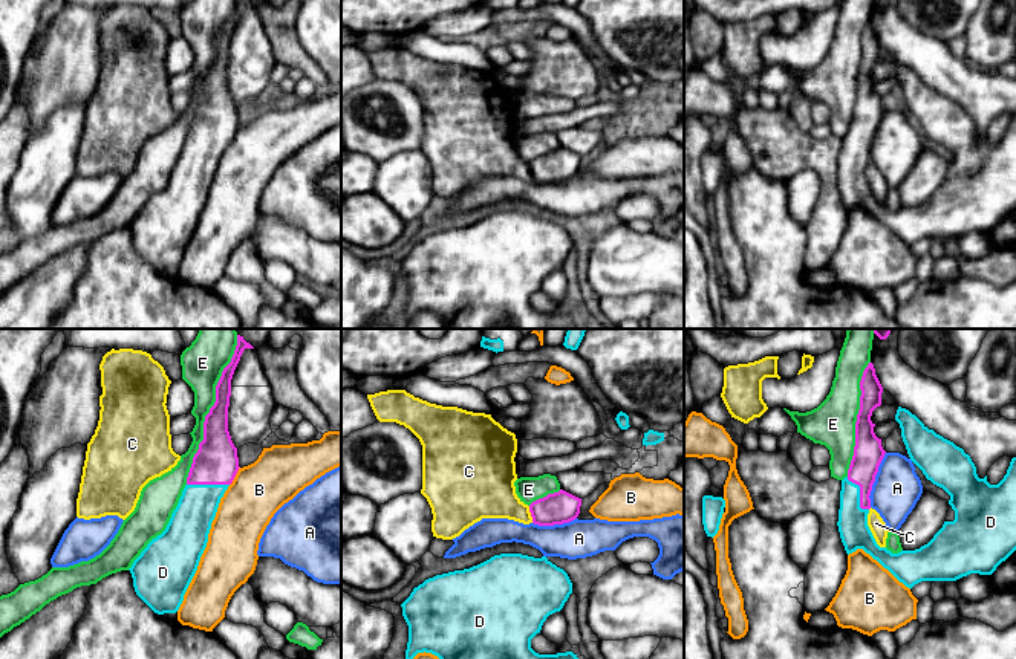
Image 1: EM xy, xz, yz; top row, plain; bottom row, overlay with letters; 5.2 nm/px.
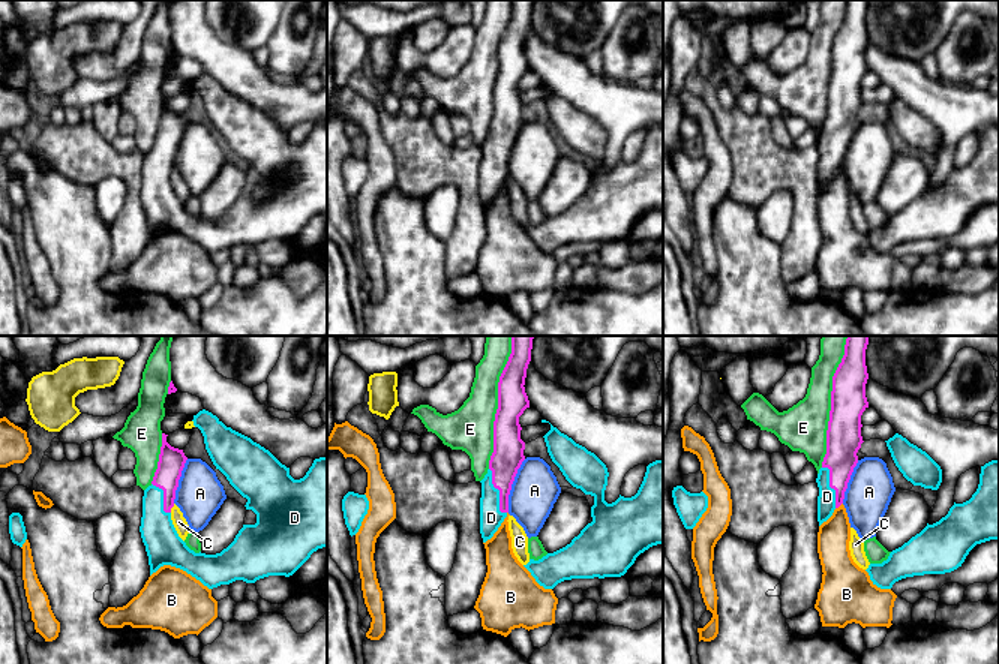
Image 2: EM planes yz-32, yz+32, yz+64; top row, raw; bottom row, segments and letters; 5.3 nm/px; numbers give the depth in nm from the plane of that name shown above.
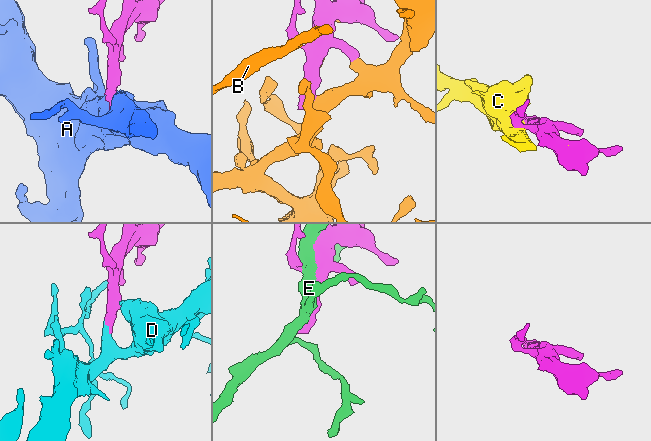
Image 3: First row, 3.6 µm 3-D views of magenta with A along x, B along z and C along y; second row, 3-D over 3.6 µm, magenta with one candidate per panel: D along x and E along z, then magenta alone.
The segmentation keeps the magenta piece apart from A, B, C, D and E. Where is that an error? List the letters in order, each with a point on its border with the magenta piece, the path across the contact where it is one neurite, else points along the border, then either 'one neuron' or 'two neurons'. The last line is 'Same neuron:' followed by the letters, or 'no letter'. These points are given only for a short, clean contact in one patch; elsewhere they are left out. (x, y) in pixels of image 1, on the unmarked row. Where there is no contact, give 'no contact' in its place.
A: meets magenta in yz at (874, 138); two neurons
B: meets magenta in xy at (234, 133); two neurons
C: meets magenta in xz at (531, 172); two neurons
D: meets magenta in yz at (860, 152); runs through yz (868, 110), (860, 133), (860, 152), (854, 158), (853, 178); one neuron
E: meets magenta in xy at (208, 71); two neurons
Same neuron: D

